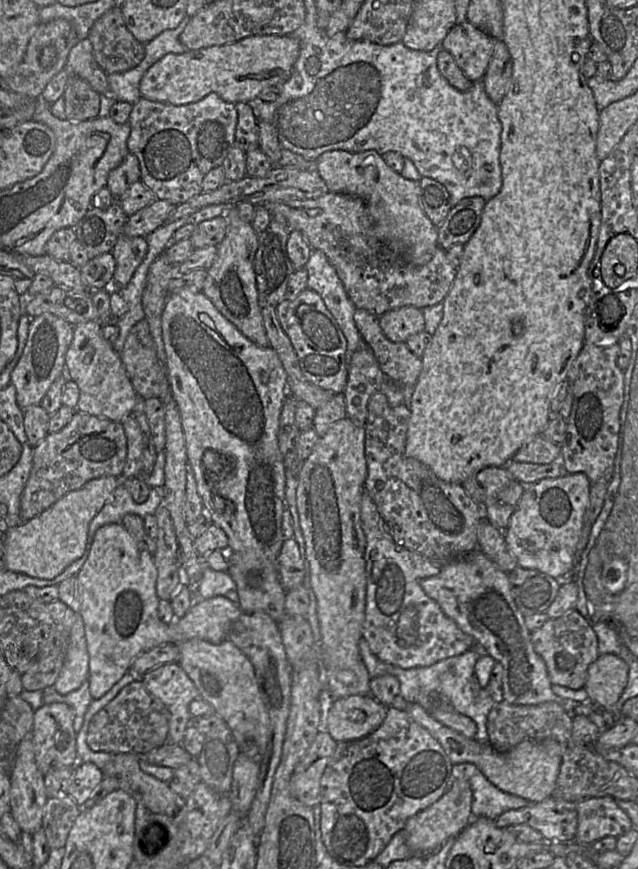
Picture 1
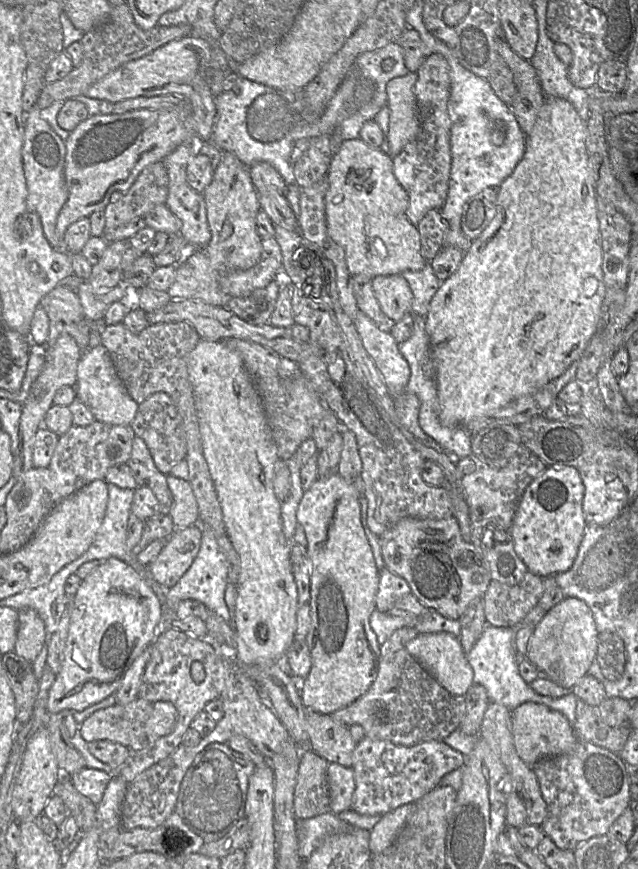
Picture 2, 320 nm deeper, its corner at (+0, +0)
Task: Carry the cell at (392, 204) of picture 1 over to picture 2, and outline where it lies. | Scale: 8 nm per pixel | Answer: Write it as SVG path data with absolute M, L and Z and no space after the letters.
M360 137L344 140L332 156L327 180L329 183L325 195L327 233L343 248L347 268L352 276L364 274L374 278L379 275L401 274L406 270L419 271L425 266L426 260L421 255L418 230L406 216L408 195L394 176L392 157L380 148L367 145Z

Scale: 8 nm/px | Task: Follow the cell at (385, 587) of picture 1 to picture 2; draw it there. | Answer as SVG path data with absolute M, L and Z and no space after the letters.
M387 567L379 571L379 585L376 594L376 609L387 613L394 604L411 593L408 582L391 572Z

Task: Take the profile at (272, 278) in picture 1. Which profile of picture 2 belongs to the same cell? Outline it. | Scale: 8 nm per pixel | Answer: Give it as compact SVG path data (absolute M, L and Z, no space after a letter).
M273 280L246 297L232 297L225 308L251 325L266 324L274 310L281 283L281 280Z

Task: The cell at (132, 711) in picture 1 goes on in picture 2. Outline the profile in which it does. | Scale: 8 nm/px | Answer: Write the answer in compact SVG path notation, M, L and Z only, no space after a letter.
M141 697L126 704L114 704L91 714L80 725L84 740L89 743L97 740L108 740L128 747L130 750L142 750L159 738L170 734L176 724L178 711L171 702L149 702Z

